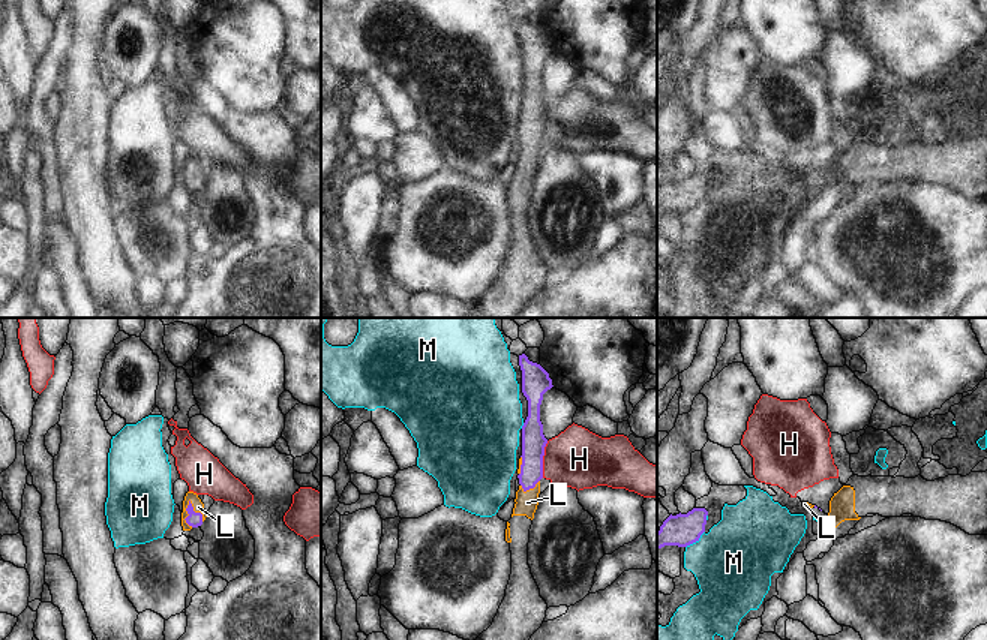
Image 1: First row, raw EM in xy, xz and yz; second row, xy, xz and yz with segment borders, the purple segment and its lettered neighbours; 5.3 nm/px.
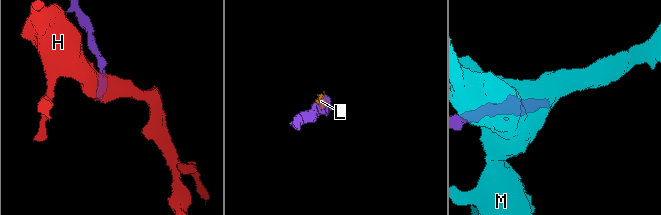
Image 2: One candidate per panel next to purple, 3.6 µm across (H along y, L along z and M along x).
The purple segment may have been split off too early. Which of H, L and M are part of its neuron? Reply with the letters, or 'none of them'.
L

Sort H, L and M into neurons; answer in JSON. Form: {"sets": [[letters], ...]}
{"sets": [["H"], ["L"], ["M"]]}

